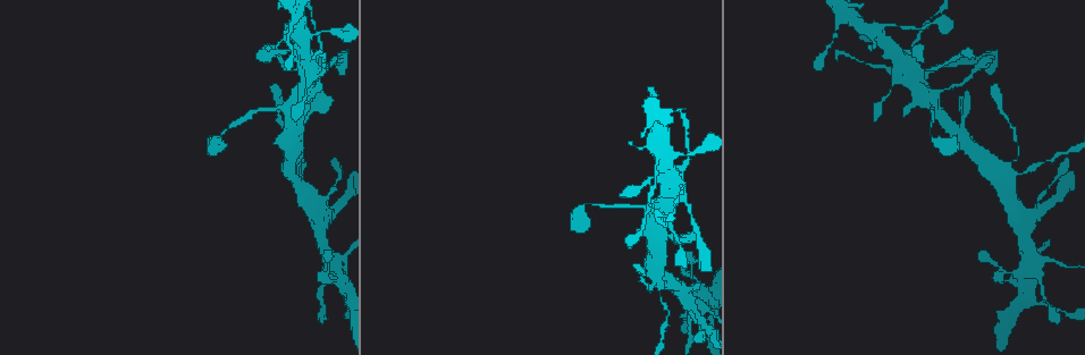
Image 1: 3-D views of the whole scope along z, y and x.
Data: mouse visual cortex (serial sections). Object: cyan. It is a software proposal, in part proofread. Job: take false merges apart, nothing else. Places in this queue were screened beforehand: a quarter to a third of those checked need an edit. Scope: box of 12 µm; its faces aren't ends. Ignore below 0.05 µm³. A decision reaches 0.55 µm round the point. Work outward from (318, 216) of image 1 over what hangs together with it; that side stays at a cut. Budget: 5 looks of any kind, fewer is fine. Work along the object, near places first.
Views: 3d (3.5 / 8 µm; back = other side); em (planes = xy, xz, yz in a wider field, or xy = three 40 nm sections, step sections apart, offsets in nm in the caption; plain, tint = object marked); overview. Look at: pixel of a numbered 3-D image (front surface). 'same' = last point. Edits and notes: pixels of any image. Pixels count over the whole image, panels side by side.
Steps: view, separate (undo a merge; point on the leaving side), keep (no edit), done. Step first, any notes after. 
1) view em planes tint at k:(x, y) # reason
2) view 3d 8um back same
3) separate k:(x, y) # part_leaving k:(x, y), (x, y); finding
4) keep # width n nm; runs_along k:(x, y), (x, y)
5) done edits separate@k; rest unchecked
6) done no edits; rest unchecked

view 3d 8um back at 1:(658, 272) # four-way junction

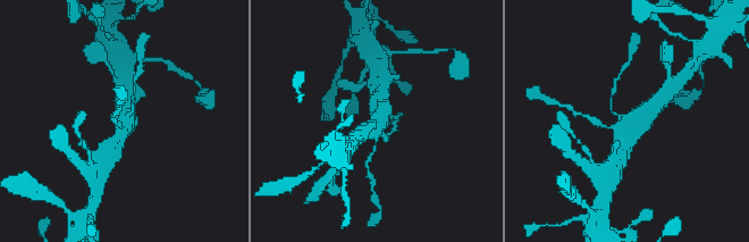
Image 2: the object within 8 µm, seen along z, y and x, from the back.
view 3d 3.5um at 2:(630, 131)

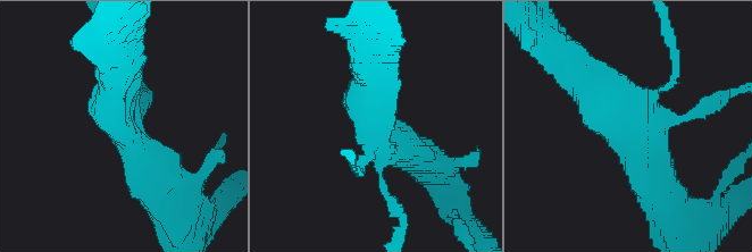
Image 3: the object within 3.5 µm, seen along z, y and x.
view em xy step 1 tint at 3:(629, 123) # shape alone is not enough

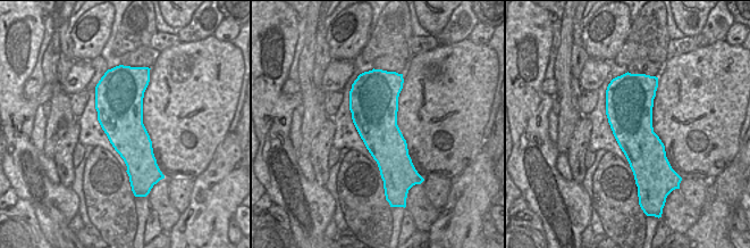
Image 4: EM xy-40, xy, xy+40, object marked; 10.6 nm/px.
keep # arm_widths 100, 150, 450, 500 nm; runs_along 3:(659, 179), (624, 116), (574, 75); one cell here

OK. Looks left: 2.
view 3d 3.5um at 1:(313, 85) # four or more arms meet

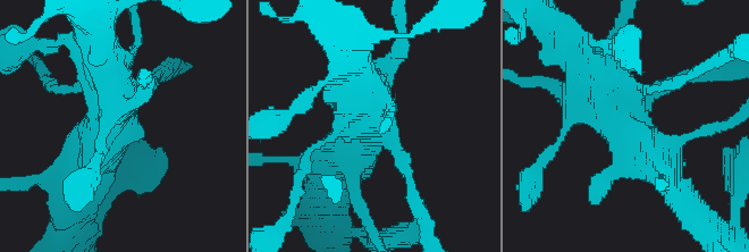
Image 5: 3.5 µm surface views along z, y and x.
view em planes tint at 5:(371, 129) # now the EM

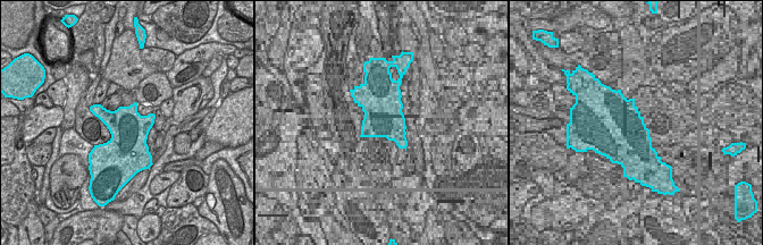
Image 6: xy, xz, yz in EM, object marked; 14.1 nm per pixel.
keep # runs_along 5:(671, 182), (583, 67); all the same cell

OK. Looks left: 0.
done no edits; rest unchecked

